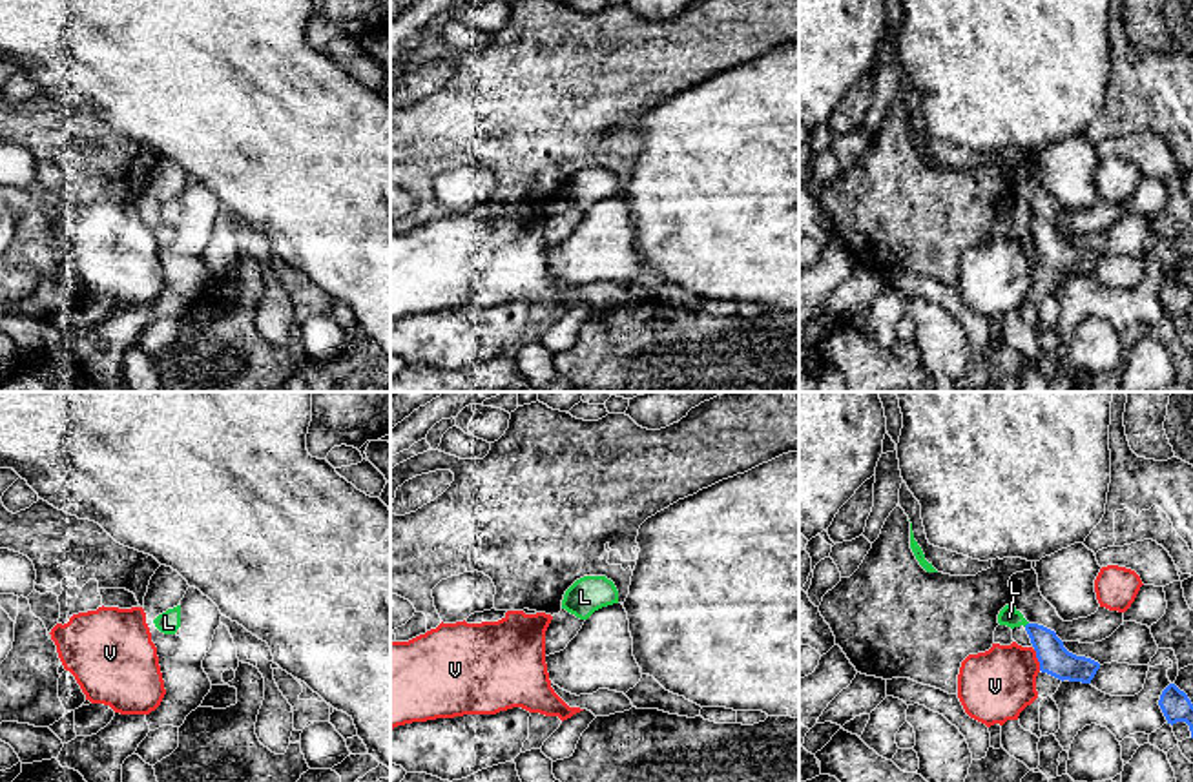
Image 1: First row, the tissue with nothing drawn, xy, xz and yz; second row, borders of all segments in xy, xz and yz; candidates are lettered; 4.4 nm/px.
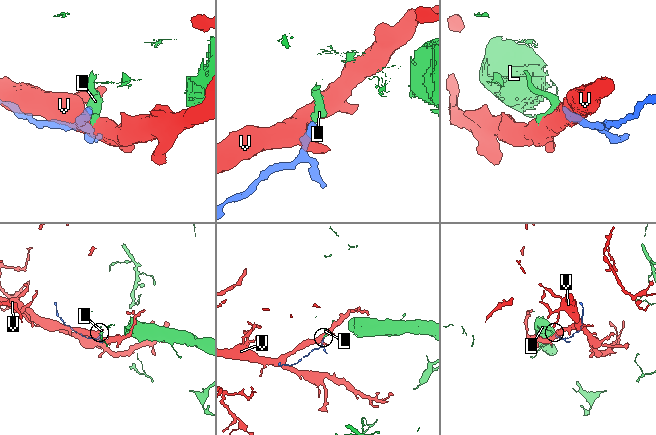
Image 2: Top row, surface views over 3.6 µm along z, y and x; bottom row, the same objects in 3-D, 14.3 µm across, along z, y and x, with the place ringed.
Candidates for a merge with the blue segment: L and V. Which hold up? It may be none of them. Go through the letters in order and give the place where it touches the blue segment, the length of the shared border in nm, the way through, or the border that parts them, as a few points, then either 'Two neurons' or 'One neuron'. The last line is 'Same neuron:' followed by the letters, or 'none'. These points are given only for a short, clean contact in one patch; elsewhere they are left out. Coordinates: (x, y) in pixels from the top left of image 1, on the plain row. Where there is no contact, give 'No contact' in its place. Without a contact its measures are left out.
L: No contact. One neuron
V: Touches blue at yz (1038, 252). Shared border 100 nm. Boundary: yz (1033, 241), (1040, 261). Two neurons
Same neuron: L

